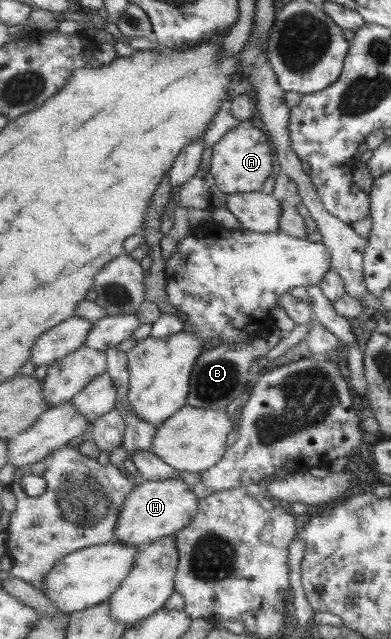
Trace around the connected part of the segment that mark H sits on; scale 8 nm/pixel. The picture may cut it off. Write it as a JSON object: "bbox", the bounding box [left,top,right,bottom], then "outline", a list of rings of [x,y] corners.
{"bbox":[118,474,201,546],"outline":[[[178,474],[174,480],[146,481],[138,484],[130,497],[126,499],[126,505],[122,509],[120,521],[118,521],[118,540],[124,546],[138,546],[147,543],[158,542],[161,538],[175,535],[182,529],[190,526],[194,517],[200,511],[201,499],[190,490],[188,485]]]}

